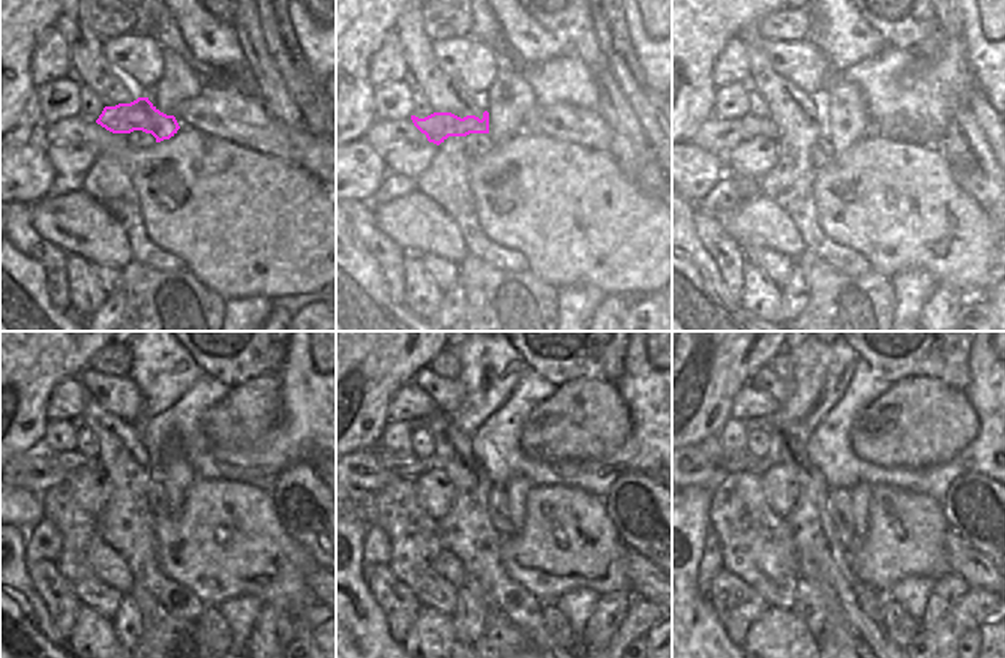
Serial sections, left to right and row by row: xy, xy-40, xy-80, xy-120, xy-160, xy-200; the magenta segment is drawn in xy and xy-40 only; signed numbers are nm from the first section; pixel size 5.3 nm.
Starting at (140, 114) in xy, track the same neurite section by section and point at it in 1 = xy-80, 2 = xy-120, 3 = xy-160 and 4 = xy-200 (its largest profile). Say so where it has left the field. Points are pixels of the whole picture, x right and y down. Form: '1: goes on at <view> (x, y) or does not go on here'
1: goes on at xy-80 (753, 126)
2: goes on at xy-120 (72, 462)
3: goes on at xy-160 (410, 466)
4: goes on at xy-200 (710, 445)

